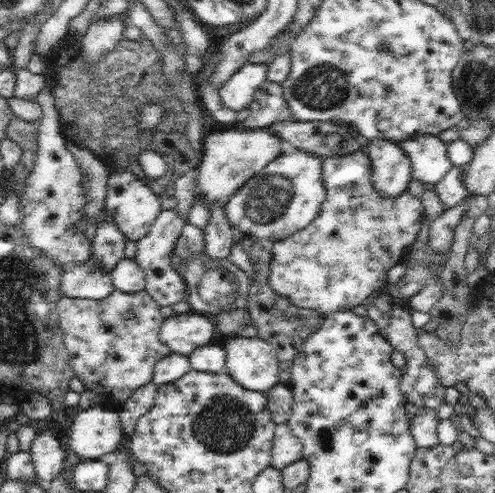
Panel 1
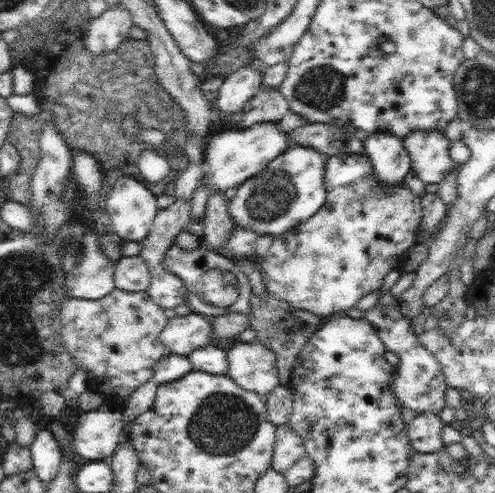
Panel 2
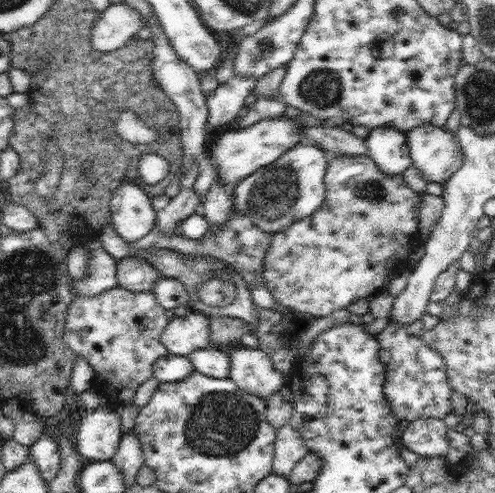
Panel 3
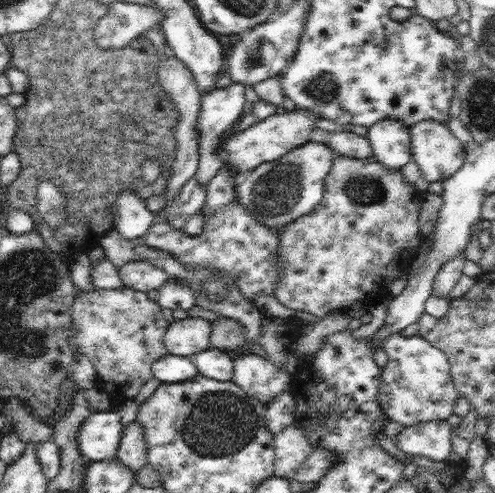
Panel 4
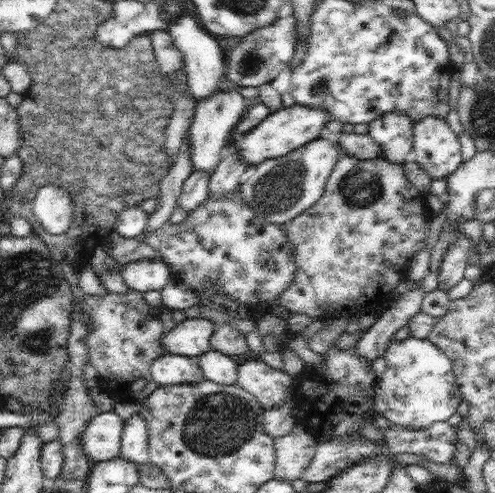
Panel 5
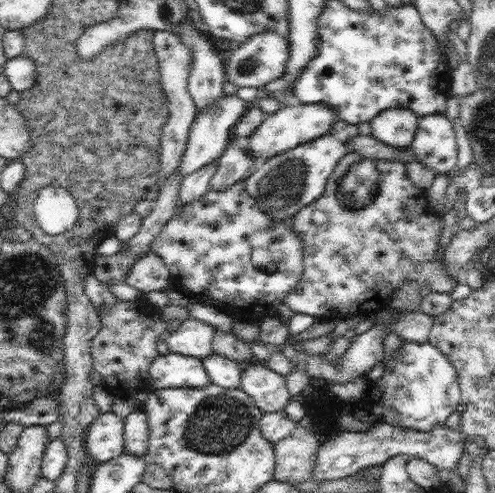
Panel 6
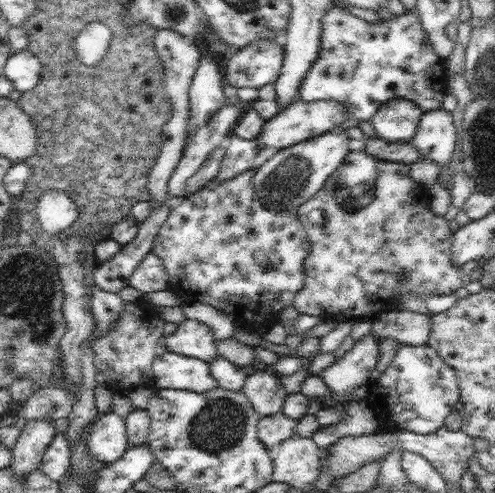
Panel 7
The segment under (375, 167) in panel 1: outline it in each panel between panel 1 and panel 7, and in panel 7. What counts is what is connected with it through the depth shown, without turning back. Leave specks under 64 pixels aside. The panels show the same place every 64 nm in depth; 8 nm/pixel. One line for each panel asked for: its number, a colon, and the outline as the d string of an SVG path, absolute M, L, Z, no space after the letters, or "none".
2: M375 134L375 136L367 136L367 140L363 142L363 154L365 158L371 162L373 166L373 174L379 180L381 188L395 188L399 184L405 182L405 176L411 172L411 158L409 152L403 146L403 140L391 134Z
3: M375 128L365 138L365 156L383 176L401 176L413 164L405 136L397 128Z
4: M383 120L367 130L371 160L379 166L401 172L403 166L413 158L409 130L397 120Z
5: M385 114L377 120L371 120L367 136L377 146L377 158L385 164L405 164L403 158L413 148L413 120L399 114Z
6: M389 108L381 114L377 114L369 126L371 136L379 140L385 148L395 148L395 152L405 152L413 144L415 128L419 118L407 108Z
7: M395 100L377 110L369 124L373 126L377 138L387 144L409 144L417 132L421 116L419 108L415 108L409 100Z

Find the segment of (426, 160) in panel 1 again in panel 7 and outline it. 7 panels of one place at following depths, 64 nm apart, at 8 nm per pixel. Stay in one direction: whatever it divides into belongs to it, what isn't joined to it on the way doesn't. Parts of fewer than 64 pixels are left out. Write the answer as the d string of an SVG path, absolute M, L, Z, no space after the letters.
M443 108L437 112L425 112L419 120L417 132L409 142L421 156L421 160L437 164L437 168L449 168L455 164L455 128L451 124L451 114Z

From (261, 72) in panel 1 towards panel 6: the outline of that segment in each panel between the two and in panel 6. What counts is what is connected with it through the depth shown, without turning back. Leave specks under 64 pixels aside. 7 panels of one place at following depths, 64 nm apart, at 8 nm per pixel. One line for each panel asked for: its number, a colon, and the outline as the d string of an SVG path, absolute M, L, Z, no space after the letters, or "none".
2: M249 66L237 68L223 80L215 106L223 114L241 112L247 108L249 100L255 96L255 92L261 88L261 84L263 84L261 68L249 68Z
3: M233 76L217 86L217 90L207 98L207 136L215 134L215 128L221 128L237 118L237 112L245 108L247 96L255 94L255 84L257 78Z
4: M231 82L229 86L225 88L213 88L209 90L207 94L203 94L201 98L201 112L199 112L199 168L195 172L195 182L203 188L207 188L207 184L211 182L213 176L217 176L217 172L223 168L221 160L217 158L217 148L219 144L223 142L223 132L235 122L241 118L241 108L245 104L245 88L243 84L239 82Z
5: M231 86L227 92L215 90L215 94L205 96L201 100L195 102L195 112L193 112L193 120L189 126L191 132L191 164L195 168L195 172L203 172L203 174L213 174L217 164L223 160L223 156L229 150L229 132L233 126L239 124L239 120L245 114L245 106L243 106L243 96L239 94L239 86Z
6: M237 94L233 96L221 96L219 100L215 100L213 104L197 110L197 116L189 128L189 138L185 142L185 154L181 158L181 172L183 178L201 170L207 164L217 164L217 160L221 158L221 154L225 152L225 148L229 146L229 142L233 140L233 128L239 122L241 116L245 116L245 110L249 106L245 106L247 102L243 102Z

